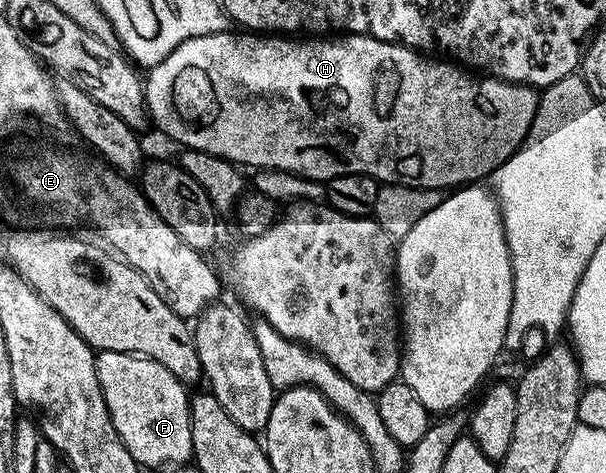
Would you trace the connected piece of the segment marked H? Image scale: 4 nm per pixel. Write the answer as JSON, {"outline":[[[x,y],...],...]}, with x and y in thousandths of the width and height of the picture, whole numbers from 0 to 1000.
{"outline":[[[417,66],[380,68],[325,78],[290,99],[264,135],[243,152],[248,156],[239,156],[238,199],[246,254],[251,264],[254,256],[256,268],[271,288],[295,298],[309,317],[343,323],[393,353],[414,349],[419,362],[454,359],[492,378],[507,374],[508,381],[526,387],[546,383],[550,374],[597,370],[616,374],[619,383],[639,393],[668,395],[677,404],[769,395],[777,387],[794,385],[789,383],[794,374],[807,376],[815,359],[823,357],[861,309],[888,233],[889,199],[873,182],[823,171],[807,159],[777,159],[767,144],[741,127],[711,125],[685,112],[682,104],[650,95],[645,87],[622,87],[617,78],[589,74],[564,74],[556,82],[474,82],[465,74],[427,74]]]}

